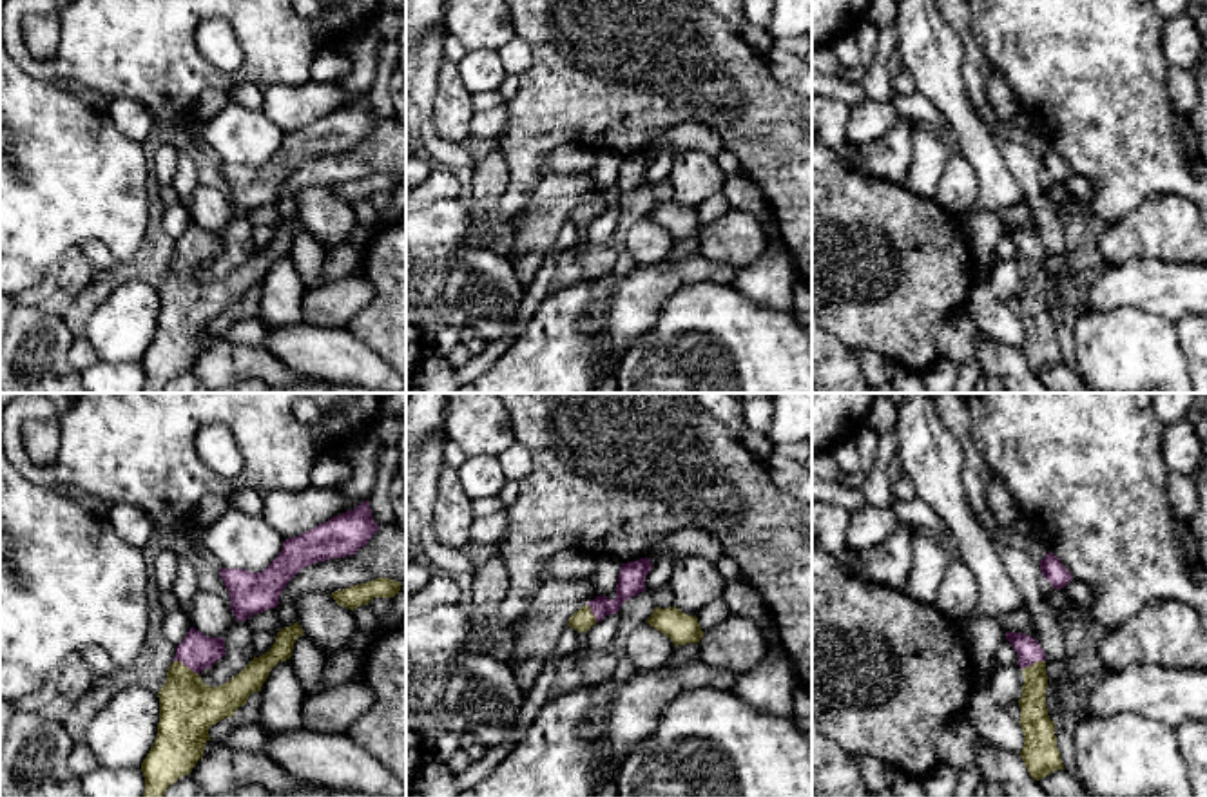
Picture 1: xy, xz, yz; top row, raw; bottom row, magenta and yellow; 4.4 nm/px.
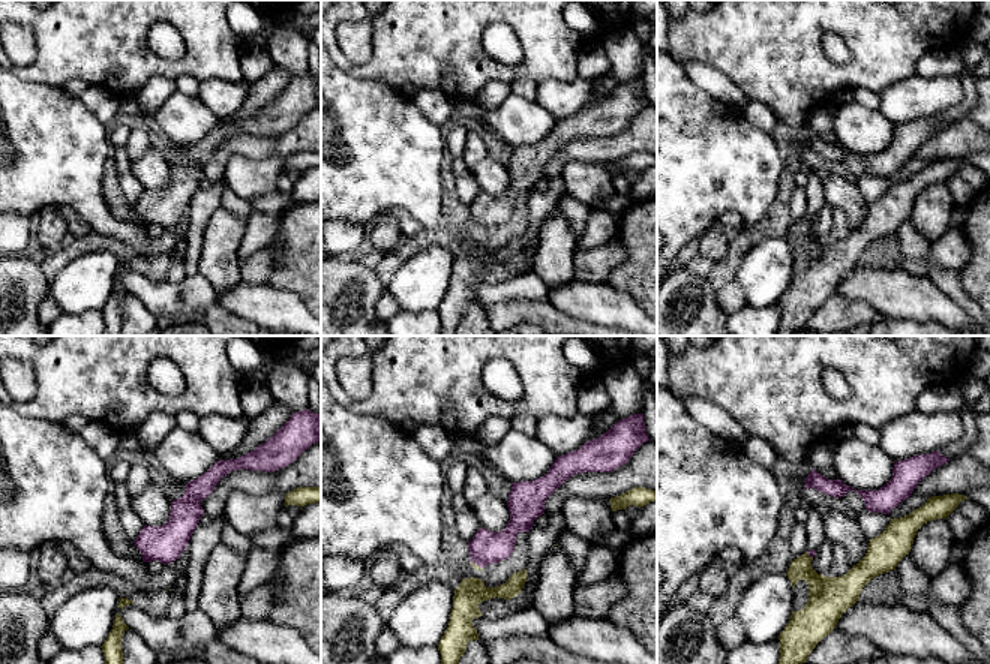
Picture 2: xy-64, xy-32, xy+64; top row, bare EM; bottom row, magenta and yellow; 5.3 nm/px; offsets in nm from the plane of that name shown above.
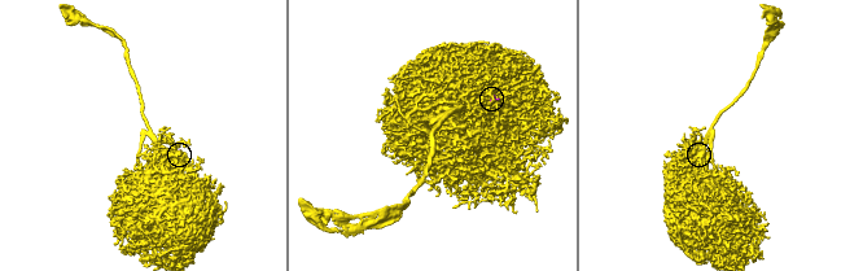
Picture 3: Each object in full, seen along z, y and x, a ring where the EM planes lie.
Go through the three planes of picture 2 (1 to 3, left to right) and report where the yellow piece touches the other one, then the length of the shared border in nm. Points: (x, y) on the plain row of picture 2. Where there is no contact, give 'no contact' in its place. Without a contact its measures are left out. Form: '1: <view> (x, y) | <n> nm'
1: no contact
2: xy-32 (477, 228) | 80 nm
3: xy+64 (810, 221) | 40 nm

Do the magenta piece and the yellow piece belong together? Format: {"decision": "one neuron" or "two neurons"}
{"decision": "one neuron"}

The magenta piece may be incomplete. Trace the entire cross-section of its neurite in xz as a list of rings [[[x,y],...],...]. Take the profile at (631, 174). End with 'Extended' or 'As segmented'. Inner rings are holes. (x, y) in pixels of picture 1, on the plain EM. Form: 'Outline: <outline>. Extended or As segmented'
Outline: [[[647,150],[636,156],[622,158],[618,178],[614,181],[616,192],[609,194],[607,190],[596,190],[569,212],[567,221],[573,221],[578,226],[587,226],[605,210],[616,208],[622,203],[623,196],[645,185],[645,172],[651,167],[651,163],[652,158]]]. Extended

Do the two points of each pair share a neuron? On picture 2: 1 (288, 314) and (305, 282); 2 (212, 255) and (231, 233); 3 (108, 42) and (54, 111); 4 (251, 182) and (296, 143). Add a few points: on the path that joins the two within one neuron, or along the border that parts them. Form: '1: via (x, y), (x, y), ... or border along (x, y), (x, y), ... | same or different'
1: border along (267, 282), (276, 288), (293, 291), (305, 306) | different
2: via (218, 249), (225, 239) | same
3: border along (29, 80), (63, 87) | different
4: border along (245, 156), (284, 159) | different

